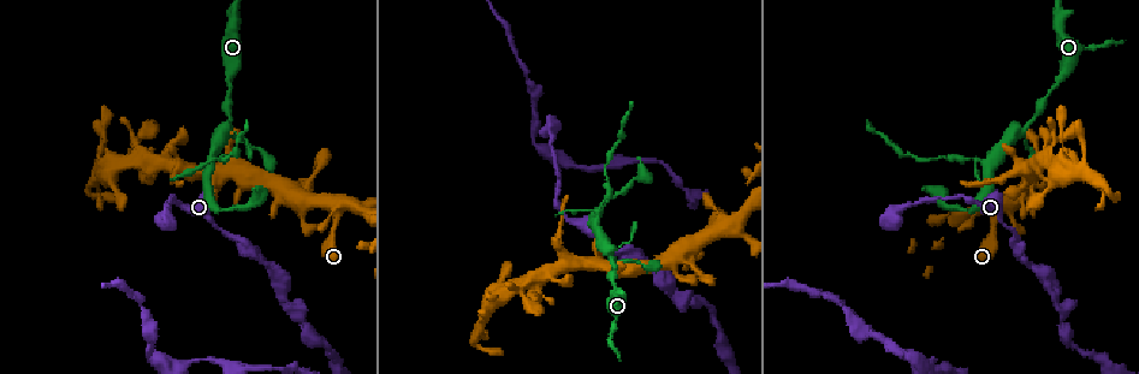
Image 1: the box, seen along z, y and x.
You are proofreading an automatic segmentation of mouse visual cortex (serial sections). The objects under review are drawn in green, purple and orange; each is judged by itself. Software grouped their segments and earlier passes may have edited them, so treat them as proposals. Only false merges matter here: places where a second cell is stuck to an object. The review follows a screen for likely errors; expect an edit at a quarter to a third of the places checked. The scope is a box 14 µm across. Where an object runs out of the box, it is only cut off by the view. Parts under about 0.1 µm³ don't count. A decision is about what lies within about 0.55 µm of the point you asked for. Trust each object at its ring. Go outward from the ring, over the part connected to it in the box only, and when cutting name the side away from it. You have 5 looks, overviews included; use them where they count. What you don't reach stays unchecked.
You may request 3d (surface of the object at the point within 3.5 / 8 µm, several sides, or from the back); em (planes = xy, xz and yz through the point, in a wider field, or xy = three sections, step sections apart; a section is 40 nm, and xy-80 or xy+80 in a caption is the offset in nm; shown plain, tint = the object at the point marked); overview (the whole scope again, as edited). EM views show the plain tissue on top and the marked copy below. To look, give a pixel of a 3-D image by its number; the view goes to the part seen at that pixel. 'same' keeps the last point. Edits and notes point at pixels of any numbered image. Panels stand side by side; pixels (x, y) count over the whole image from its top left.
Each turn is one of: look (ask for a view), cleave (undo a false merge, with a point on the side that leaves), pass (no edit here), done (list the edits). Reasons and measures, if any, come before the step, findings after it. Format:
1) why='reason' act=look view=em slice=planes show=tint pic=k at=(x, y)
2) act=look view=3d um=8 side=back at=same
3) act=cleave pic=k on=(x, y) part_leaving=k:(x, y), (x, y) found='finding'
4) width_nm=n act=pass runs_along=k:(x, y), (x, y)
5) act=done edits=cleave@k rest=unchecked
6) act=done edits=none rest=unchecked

why='side arm on a straight run' act=look view=3d um=8 pic=1 at=(612, 259)

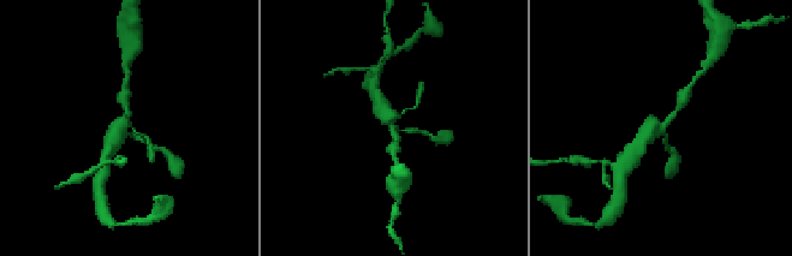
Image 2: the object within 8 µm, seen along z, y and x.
act=look view=em slice=xy step=5 show=tint pic=2 at=(392, 126)

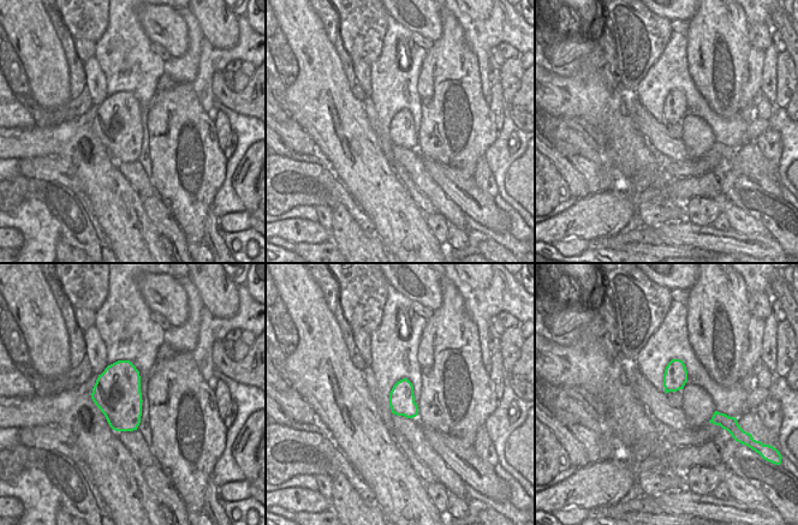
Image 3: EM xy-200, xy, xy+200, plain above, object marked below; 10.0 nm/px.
act=pass runs_along=2:(684, 99), (638, 146) found='one cell here'

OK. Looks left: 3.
why='thick turns thin' act=look view=3d um=8 pic=1 at=(212, 164)

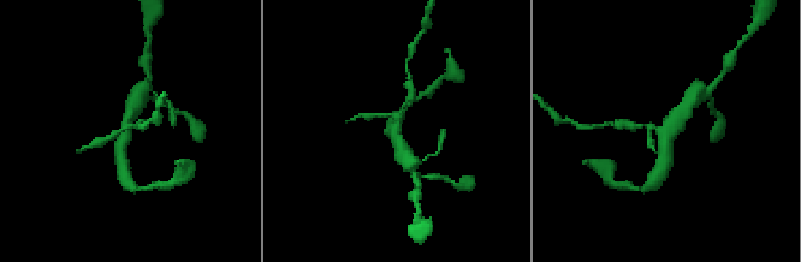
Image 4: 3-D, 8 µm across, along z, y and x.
act=look view=em slice=xy step=2 show=tint pic=4 at=(127, 133)

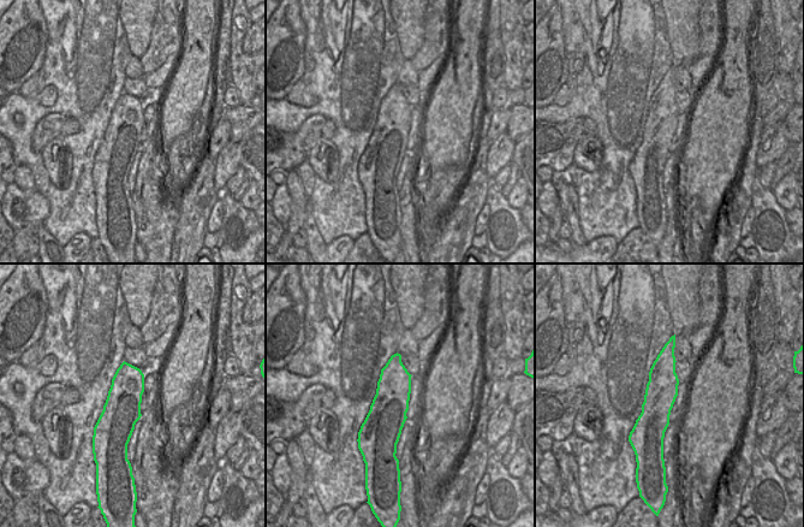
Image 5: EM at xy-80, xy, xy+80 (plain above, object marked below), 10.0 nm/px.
act=cleave pic=4 on=(632, 125) found='a second cell is stuck on'

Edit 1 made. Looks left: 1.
act=done edits=cleave@4 rest=unchecked

